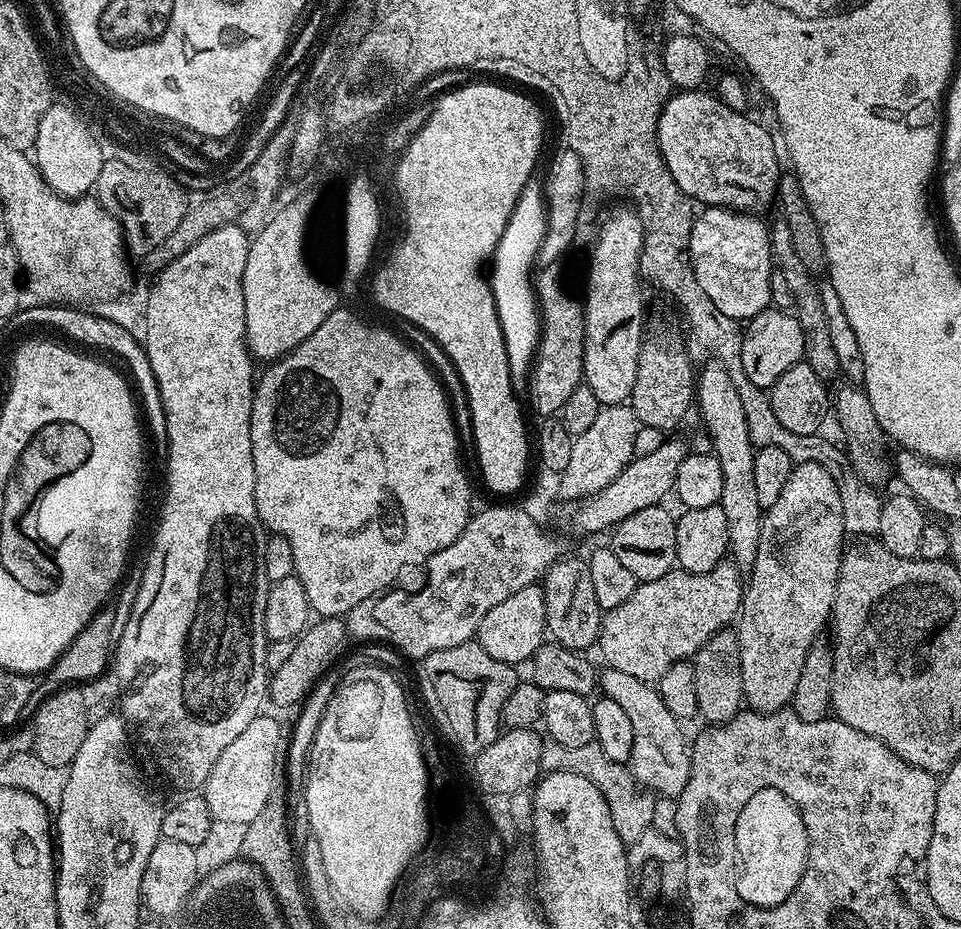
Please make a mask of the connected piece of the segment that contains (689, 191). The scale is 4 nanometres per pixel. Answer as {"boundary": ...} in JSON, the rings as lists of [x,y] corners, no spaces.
{"boundary":[[[680,90],[669,95],[656,123],[656,141],[664,165],[672,175],[672,181],[697,205],[764,214],[777,199],[782,169],[780,160],[776,157],[776,144],[772,141],[771,134],[758,121],[751,120],[748,114],[730,110],[730,106],[726,106],[719,96],[711,91]]]}

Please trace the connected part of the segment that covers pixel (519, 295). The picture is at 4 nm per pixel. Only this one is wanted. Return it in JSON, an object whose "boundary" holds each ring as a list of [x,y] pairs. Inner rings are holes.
{"boundary":[[[533,174],[526,182],[518,202],[508,219],[508,225],[504,233],[500,235],[500,241],[496,244],[492,264],[492,276],[490,272],[490,283],[492,286],[492,297],[496,299],[498,318],[502,326],[502,334],[506,342],[506,354],[510,362],[510,374],[512,375],[512,386],[517,390],[524,390],[528,387],[528,377],[531,373],[533,363],[536,359],[536,345],[540,342],[540,314],[538,301],[534,295],[534,284],[528,280],[528,271],[536,260],[536,251],[544,240],[544,222],[546,219],[546,205],[544,202],[544,185],[539,175]]]}

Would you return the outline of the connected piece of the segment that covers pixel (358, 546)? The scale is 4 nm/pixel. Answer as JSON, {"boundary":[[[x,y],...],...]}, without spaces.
{"boundary":[[[344,306],[331,312],[293,352],[288,352],[275,362],[269,363],[264,377],[257,379],[252,394],[252,413],[250,414],[250,446],[254,454],[254,502],[260,523],[269,533],[286,538],[290,551],[294,554],[294,574],[306,590],[308,607],[317,617],[340,618],[358,602],[377,596],[390,584],[397,583],[405,570],[422,566],[438,550],[446,550],[466,530],[468,519],[474,514],[472,508],[472,484],[464,473],[460,461],[460,440],[456,437],[456,424],[448,409],[448,396],[442,385],[436,381],[428,364],[412,348],[407,348],[396,336],[363,324]]]}

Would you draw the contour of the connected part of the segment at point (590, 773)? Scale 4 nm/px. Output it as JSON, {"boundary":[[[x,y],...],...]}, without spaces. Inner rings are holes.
{"boundary":[[[549,743],[544,749],[540,759],[541,773],[549,772],[573,772],[582,774],[602,790],[602,798],[606,798],[606,806],[610,806],[610,818],[614,821],[614,830],[618,830],[618,838],[626,846],[631,846],[646,834],[648,828],[653,827],[656,816],[657,797],[653,793],[643,789],[632,777],[632,769],[628,764],[619,764],[606,756],[602,746],[596,743],[586,746],[562,746]]]}

